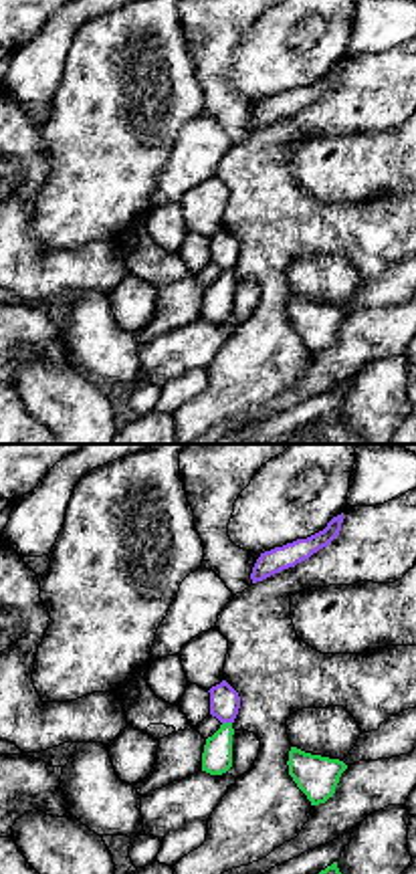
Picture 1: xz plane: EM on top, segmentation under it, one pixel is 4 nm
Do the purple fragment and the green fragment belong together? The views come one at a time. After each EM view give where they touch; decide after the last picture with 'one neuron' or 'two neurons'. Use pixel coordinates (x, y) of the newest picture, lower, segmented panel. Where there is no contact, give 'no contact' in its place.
(227, 721)

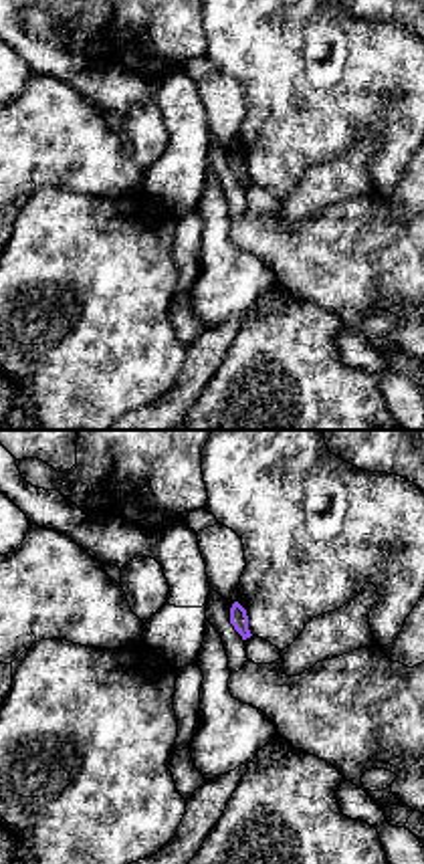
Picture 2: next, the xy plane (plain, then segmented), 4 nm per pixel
no contact

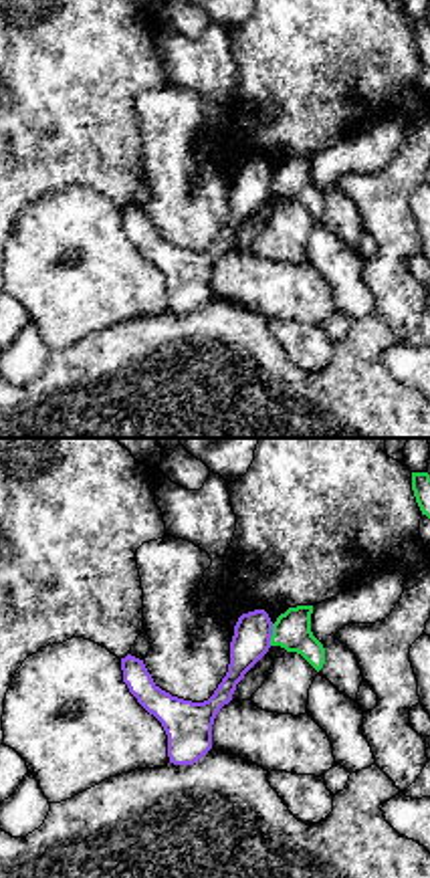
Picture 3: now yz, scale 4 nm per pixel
(271, 634)

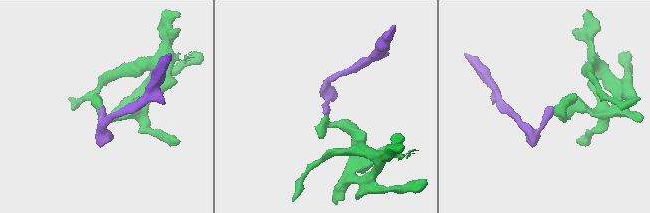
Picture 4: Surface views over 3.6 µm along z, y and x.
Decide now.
two neurons

